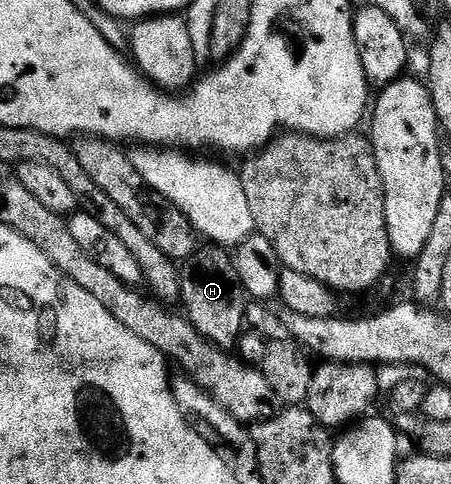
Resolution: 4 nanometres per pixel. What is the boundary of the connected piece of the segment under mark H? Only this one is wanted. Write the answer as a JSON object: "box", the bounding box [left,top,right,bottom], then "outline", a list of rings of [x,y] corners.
{"box":[181,245,246,349],"outline":[[[206,245],[206,248],[195,250],[188,262],[181,268],[182,294],[181,306],[191,325],[208,340],[223,349],[237,348],[238,341],[246,327],[246,290],[238,282],[234,260],[229,250],[217,245]]]}

